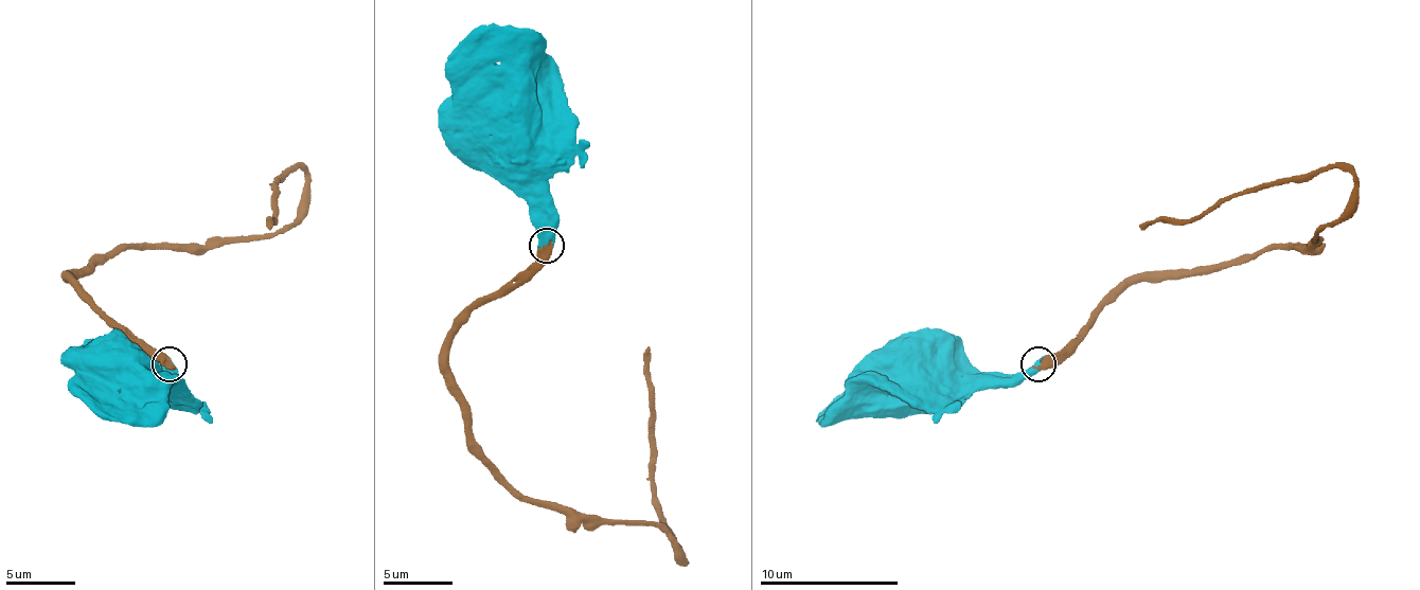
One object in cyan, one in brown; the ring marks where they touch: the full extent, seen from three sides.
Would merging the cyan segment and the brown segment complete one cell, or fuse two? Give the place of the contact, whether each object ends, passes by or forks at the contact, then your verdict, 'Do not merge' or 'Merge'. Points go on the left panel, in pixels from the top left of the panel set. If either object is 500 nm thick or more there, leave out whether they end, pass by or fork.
Place: (169, 363). Merge

